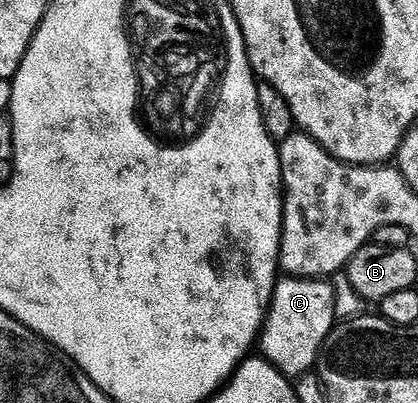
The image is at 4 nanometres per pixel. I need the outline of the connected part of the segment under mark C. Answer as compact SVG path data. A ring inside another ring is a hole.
M282 277L274 285L274 295L270 299L270 309L266 313L266 322L260 332L261 358L268 360L280 373L287 377L305 375L315 370L318 354L326 344L330 331L336 325L334 319L334 287L326 279L297 279Z

